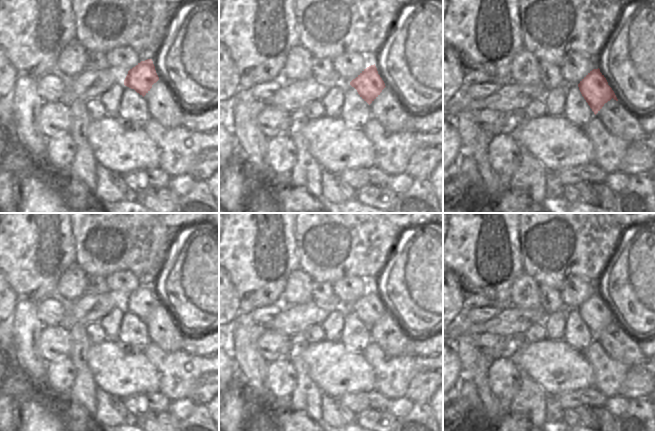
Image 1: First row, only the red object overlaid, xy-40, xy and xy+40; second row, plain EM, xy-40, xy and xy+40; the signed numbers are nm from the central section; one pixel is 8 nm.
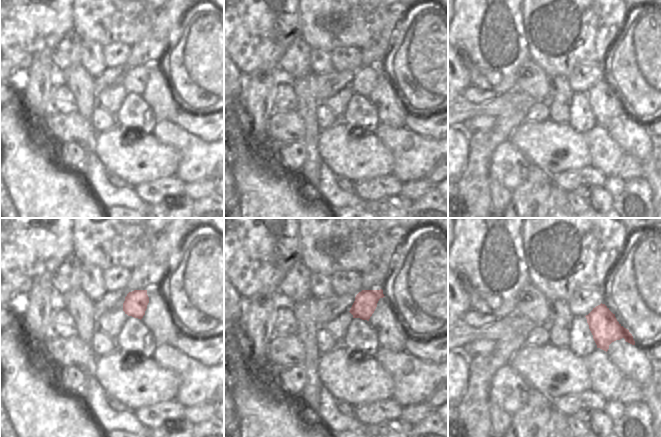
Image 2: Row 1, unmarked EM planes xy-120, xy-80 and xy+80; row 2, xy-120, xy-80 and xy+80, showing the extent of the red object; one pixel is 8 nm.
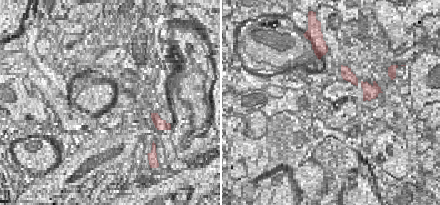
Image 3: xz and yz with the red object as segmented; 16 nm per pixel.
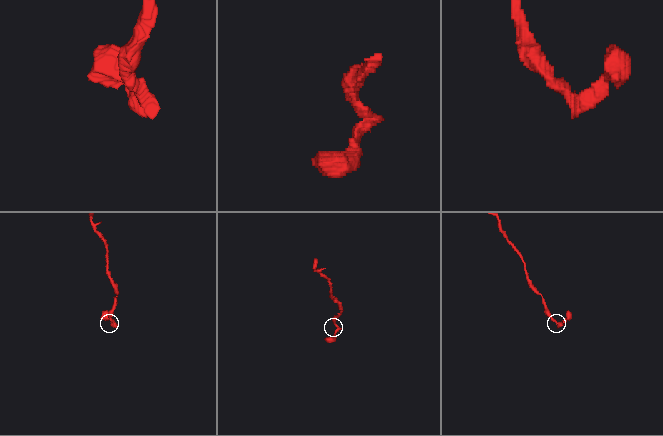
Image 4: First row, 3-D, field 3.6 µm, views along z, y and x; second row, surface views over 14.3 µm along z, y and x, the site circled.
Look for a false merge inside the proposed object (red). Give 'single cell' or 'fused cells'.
fused cells

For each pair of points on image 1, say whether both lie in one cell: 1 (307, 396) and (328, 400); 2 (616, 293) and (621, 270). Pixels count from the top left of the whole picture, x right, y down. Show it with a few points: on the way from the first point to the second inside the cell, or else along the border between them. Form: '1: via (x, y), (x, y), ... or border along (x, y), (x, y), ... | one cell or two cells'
1: border along (321, 393), (322, 420) | two cells
2: via (616, 287), (618, 285), (618, 276) | one cell

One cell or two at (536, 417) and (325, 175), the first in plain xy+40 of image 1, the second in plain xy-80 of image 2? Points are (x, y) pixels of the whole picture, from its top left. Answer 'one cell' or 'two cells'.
two cells

